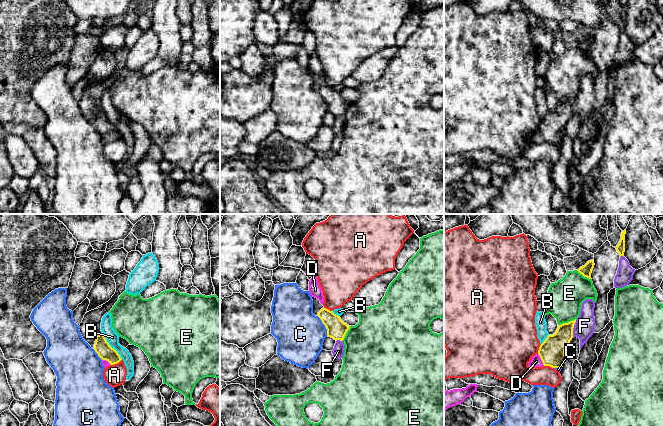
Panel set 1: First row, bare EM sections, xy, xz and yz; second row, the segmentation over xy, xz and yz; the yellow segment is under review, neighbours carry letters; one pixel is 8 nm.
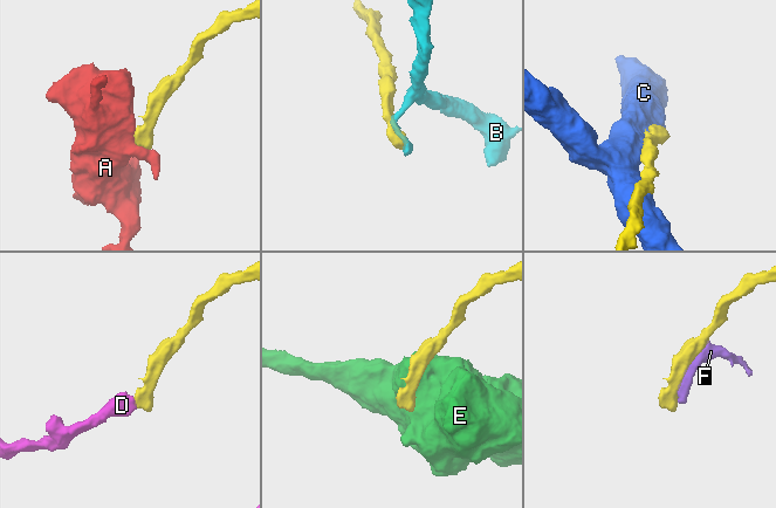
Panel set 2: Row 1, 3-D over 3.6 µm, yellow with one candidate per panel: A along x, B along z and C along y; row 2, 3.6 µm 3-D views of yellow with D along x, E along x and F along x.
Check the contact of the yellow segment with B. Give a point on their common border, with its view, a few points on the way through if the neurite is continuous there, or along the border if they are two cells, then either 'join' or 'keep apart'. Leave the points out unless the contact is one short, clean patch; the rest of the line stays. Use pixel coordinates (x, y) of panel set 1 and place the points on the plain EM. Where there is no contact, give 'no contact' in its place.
xy (110, 122) | along xy (102, 108), (106, 117), (122, 135) | keep apart

